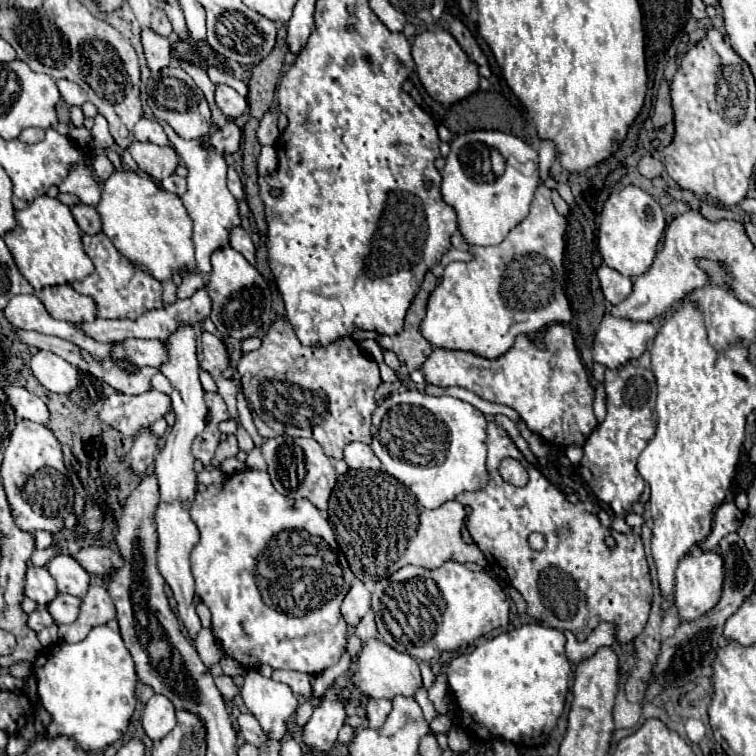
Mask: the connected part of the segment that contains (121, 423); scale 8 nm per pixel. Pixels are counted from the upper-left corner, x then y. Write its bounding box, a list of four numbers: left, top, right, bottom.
[99,391,171,437]

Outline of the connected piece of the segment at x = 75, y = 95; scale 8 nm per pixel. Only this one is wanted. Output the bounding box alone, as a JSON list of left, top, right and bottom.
[57,79,87,105]

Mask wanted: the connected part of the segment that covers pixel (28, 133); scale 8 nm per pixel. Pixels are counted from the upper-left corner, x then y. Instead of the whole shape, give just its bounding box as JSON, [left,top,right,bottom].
[17,129,45,143]

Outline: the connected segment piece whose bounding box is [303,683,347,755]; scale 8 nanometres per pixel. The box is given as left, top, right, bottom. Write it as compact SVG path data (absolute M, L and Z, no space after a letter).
M333 683L321 697L321 705L315 707L311 719L307 721L303 741L317 755L329 753L337 741L337 733L343 727L345 719L347 715L345 715L345 703L341 697L341 687Z

